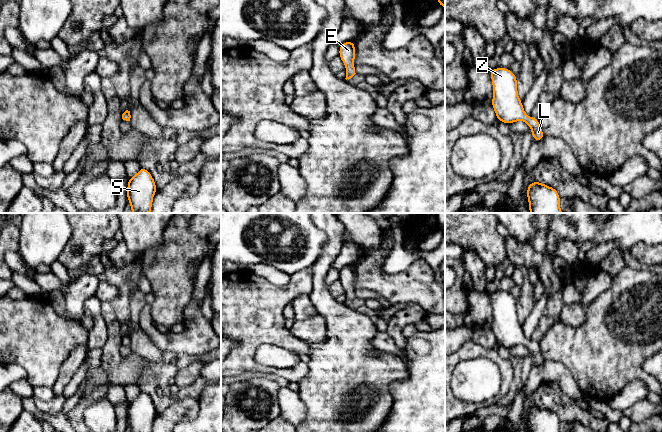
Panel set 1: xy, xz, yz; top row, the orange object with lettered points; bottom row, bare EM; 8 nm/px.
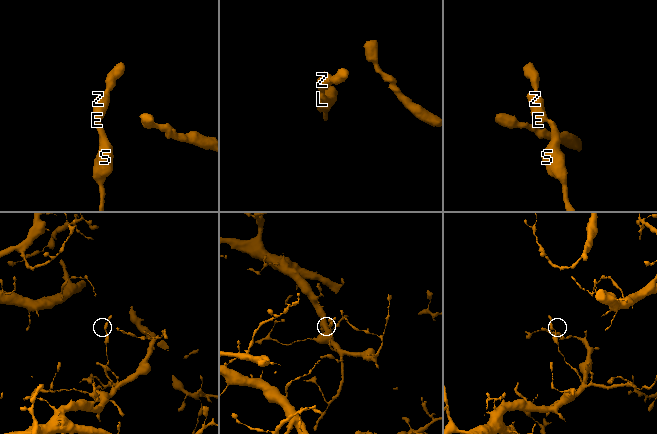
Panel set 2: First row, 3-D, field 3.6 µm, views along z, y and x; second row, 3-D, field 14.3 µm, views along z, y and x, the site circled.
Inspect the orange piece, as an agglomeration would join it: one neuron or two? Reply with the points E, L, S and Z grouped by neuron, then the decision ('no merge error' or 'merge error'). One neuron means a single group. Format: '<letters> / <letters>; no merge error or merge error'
E L S Z; no merge error

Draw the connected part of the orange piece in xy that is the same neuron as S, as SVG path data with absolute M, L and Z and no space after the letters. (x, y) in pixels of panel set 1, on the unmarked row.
M141 391L136 399L129 402L127 423L131 432L152 432L153 420L157 415L150 396Z

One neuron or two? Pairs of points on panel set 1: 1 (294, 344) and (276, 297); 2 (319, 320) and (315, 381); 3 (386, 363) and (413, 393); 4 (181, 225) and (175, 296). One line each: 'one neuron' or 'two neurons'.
1: one neuron
2: two neurons
3: two neurons
4: one neuron

